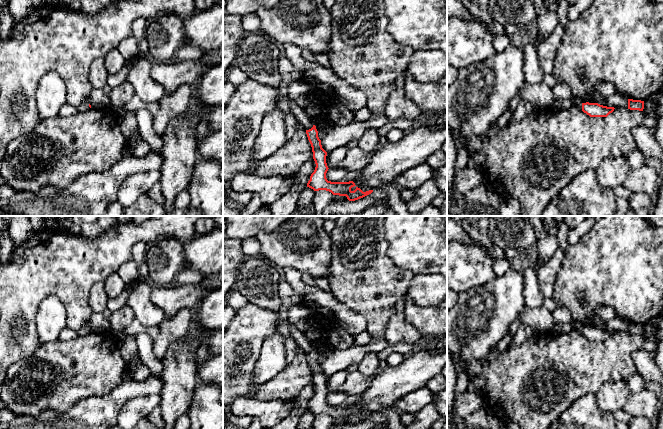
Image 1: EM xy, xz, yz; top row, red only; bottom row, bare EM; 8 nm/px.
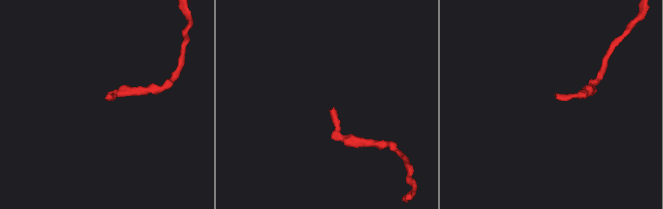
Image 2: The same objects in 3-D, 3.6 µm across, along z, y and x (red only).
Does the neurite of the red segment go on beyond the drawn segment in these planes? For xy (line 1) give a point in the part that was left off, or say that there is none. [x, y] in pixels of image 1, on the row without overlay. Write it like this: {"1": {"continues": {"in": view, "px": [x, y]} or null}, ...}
{"1": {"continues": {"in": "xy", "px": [84, 330]}}}

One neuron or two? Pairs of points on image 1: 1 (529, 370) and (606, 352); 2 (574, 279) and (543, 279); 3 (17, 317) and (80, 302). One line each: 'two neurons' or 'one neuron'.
1: one neuron
2: two neurons
3: one neuron

